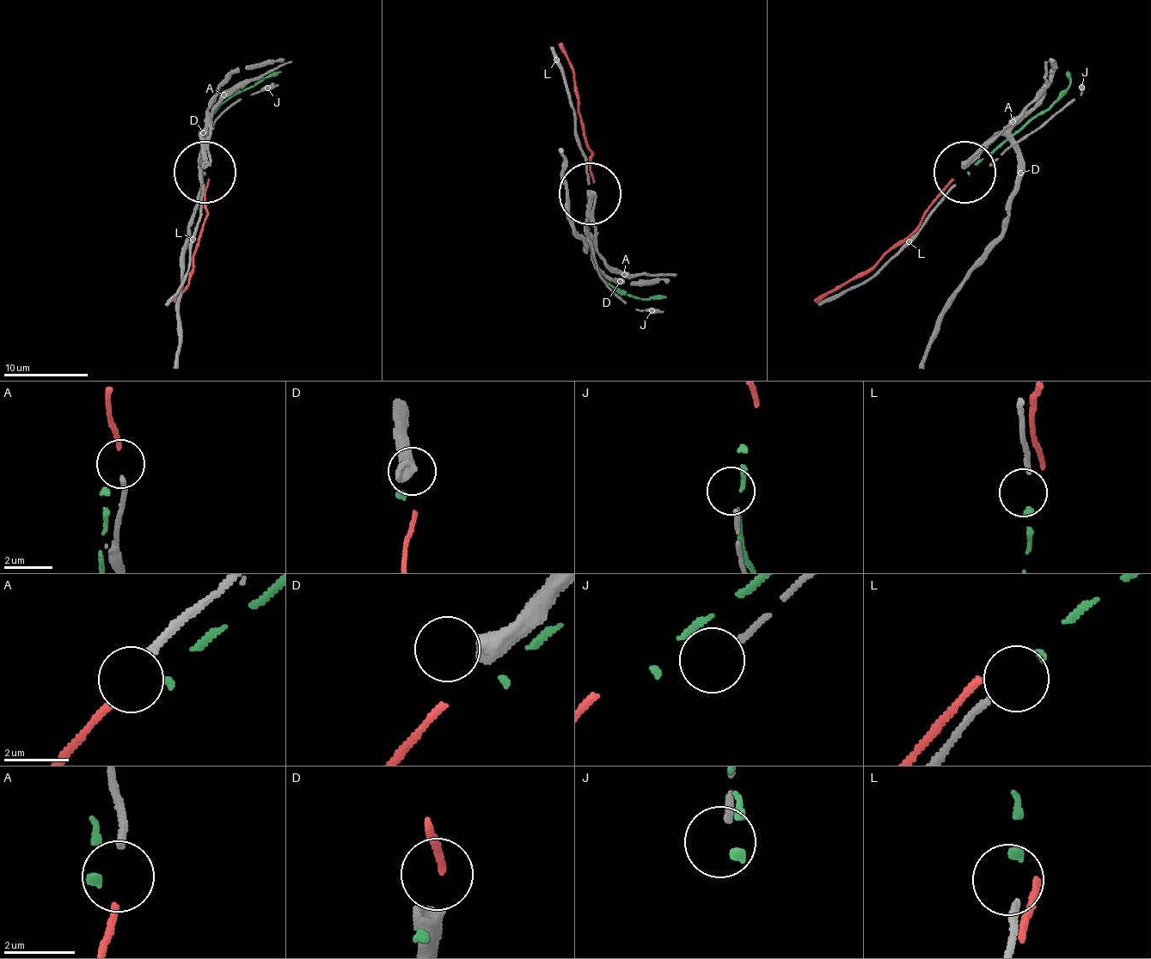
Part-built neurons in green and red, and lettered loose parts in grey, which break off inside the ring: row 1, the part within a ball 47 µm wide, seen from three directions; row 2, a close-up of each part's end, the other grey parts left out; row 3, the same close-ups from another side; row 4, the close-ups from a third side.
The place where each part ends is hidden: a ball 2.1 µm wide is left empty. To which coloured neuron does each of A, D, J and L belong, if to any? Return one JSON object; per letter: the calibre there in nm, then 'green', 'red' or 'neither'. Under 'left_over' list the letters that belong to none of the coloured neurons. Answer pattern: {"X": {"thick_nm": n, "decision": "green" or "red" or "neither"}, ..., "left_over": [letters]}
{"A": {"thick_nm": 240, "decision": "red"}, "D": {"thick_nm": 550, "decision": "neither"}, "J": {"thick_nm": 190, "decision": "neither"}, "L": {"thick_nm": 200, "decision": "green"}, "left_over": ["D", "J"]}

